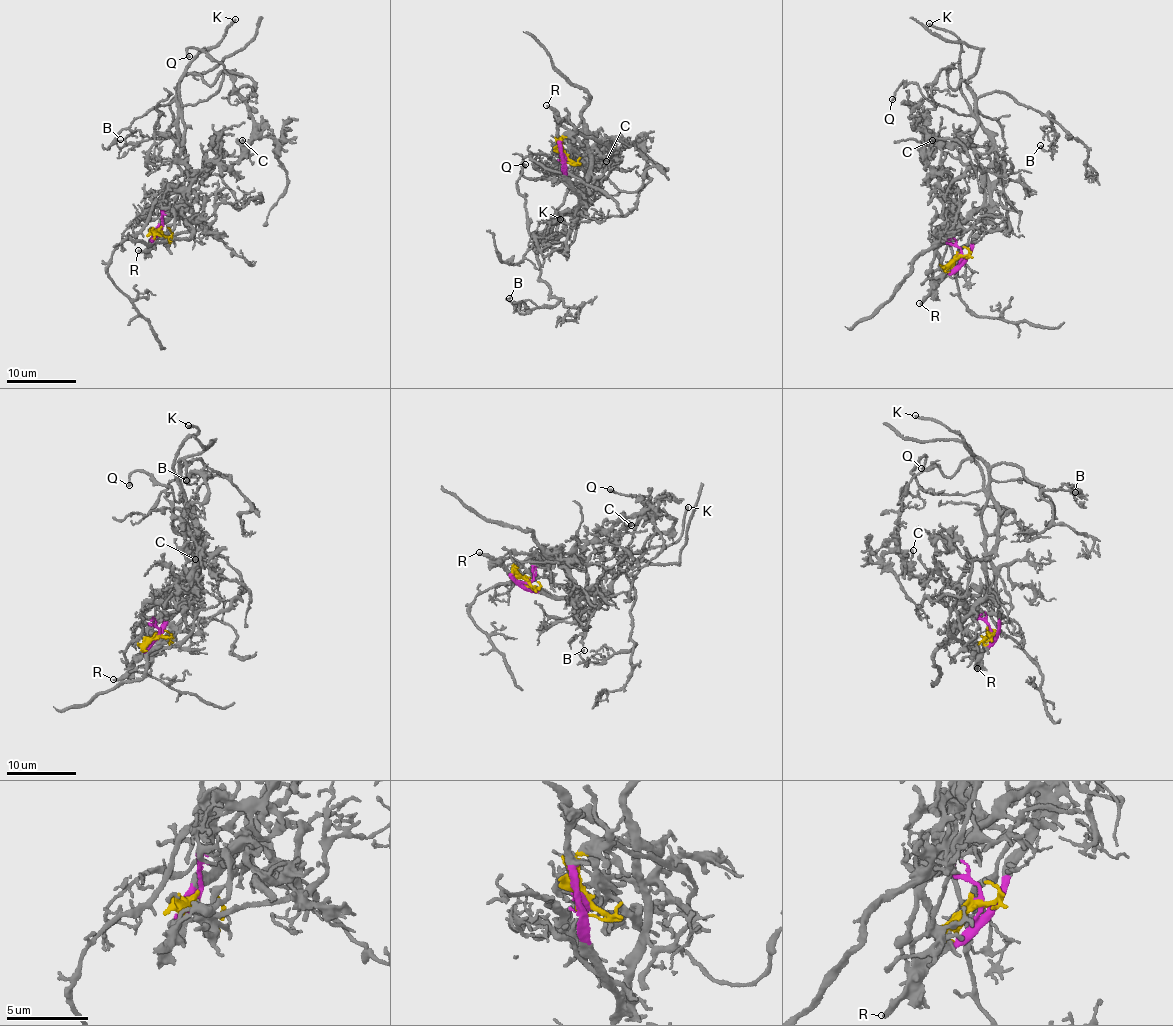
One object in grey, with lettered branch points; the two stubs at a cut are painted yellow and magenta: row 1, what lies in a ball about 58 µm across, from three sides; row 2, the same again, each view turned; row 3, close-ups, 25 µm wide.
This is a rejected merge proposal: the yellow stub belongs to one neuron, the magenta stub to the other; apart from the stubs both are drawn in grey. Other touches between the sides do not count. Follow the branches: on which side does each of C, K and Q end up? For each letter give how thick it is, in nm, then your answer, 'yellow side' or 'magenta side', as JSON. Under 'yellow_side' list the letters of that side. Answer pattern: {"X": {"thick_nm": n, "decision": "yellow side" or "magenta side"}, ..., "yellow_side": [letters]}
{"C": {"thick_nm": 260, "decision": "yellow side"}, "K": {"thick_nm": 240, "decision": "magenta side"}, "Q": {"thick_nm": 240, "decision": "magenta side"}, "yellow_side": ["C"]}

